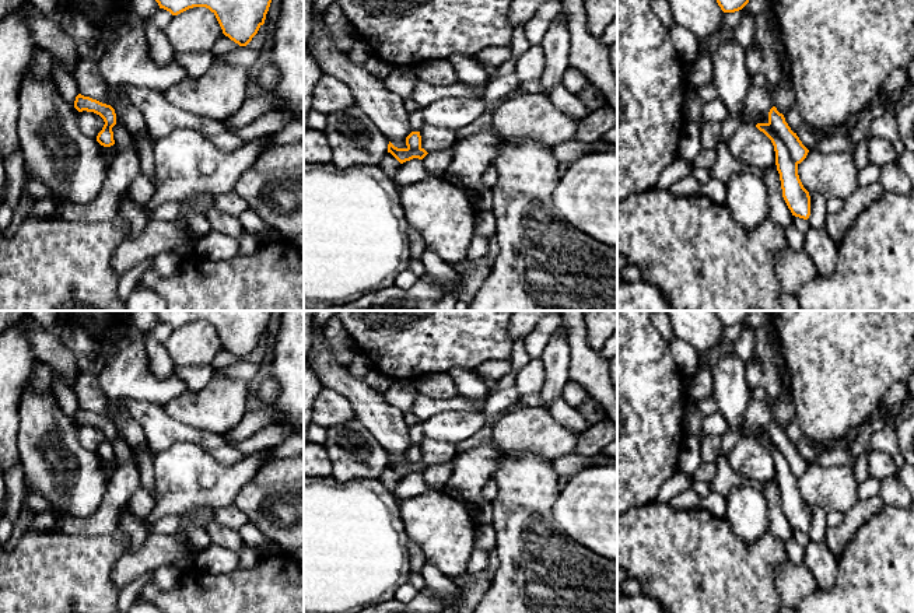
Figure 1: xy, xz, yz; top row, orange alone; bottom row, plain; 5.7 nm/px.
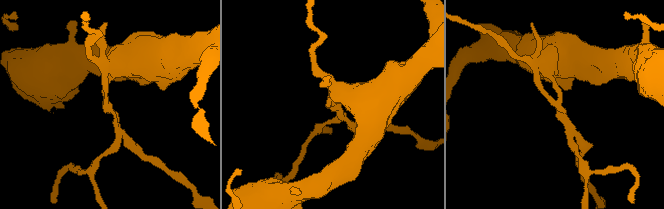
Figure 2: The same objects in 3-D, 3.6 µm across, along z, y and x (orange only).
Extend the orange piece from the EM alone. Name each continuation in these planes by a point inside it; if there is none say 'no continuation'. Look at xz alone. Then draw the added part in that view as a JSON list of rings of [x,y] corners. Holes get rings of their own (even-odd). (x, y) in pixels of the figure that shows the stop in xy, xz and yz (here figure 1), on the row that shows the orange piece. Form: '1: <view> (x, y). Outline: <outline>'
no continuation

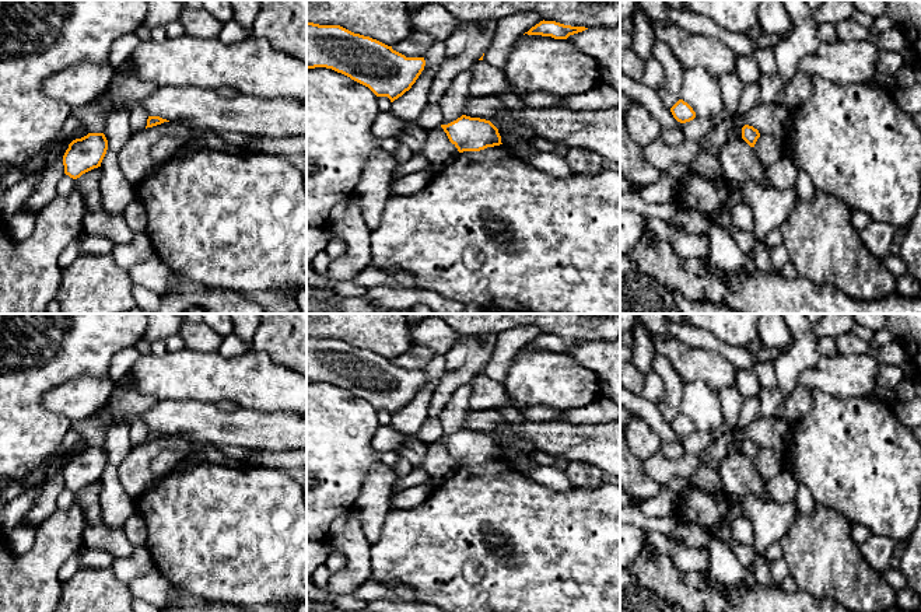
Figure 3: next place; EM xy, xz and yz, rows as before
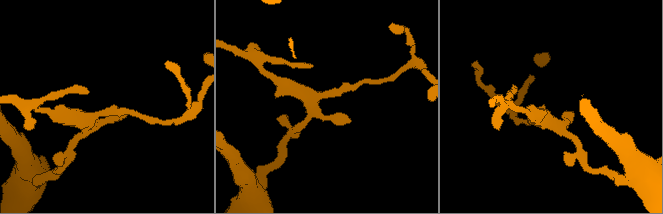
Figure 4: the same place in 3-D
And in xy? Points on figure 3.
no continuation

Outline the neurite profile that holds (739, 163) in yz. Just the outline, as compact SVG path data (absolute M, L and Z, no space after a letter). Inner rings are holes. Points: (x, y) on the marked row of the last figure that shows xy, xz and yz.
M742 137L729 139L719 153L724 176L728 181L753 181L771 186L767 168L759 161L753 147Z

